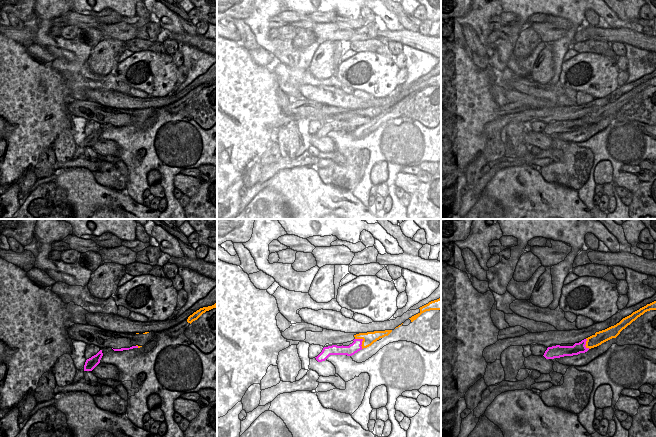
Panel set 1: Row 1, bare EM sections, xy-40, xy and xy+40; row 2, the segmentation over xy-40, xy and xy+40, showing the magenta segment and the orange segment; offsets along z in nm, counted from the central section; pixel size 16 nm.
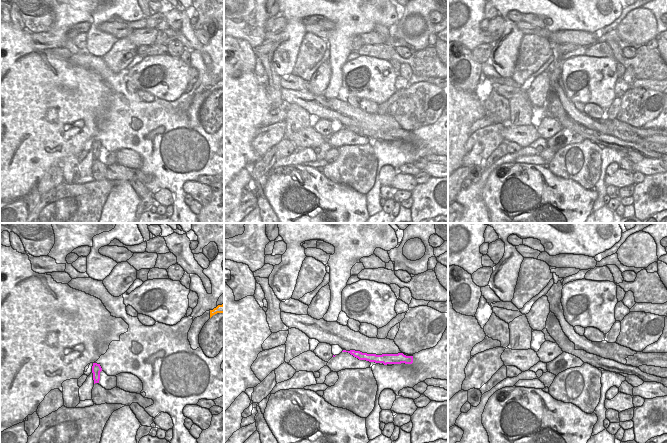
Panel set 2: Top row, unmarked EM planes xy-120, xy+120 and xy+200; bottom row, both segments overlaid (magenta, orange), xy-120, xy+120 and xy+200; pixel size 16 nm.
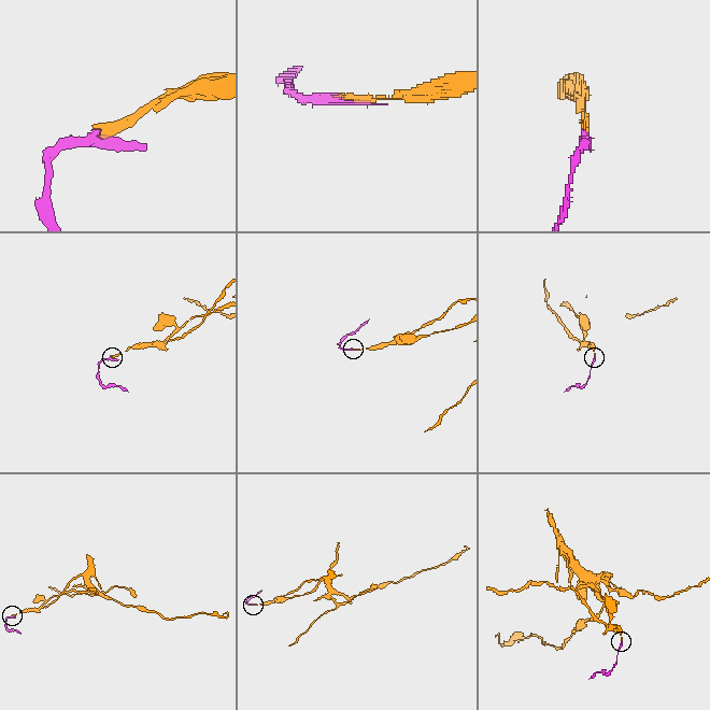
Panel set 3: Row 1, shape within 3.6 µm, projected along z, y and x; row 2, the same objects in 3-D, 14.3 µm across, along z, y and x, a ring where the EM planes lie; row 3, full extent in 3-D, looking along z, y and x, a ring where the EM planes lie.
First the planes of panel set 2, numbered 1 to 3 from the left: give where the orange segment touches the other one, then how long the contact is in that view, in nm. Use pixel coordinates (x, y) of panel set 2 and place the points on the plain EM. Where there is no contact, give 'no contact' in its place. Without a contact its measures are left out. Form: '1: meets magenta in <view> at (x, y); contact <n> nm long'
1: no contact
2: no contact
3: no contact

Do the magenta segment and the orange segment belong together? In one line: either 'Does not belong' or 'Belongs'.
Does not belong

